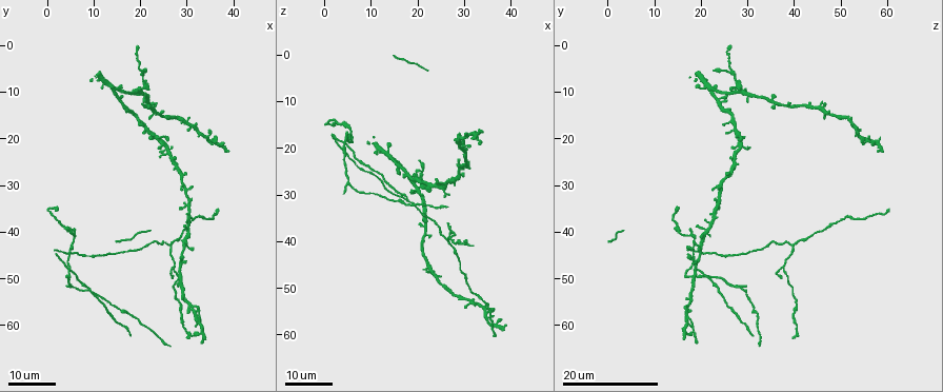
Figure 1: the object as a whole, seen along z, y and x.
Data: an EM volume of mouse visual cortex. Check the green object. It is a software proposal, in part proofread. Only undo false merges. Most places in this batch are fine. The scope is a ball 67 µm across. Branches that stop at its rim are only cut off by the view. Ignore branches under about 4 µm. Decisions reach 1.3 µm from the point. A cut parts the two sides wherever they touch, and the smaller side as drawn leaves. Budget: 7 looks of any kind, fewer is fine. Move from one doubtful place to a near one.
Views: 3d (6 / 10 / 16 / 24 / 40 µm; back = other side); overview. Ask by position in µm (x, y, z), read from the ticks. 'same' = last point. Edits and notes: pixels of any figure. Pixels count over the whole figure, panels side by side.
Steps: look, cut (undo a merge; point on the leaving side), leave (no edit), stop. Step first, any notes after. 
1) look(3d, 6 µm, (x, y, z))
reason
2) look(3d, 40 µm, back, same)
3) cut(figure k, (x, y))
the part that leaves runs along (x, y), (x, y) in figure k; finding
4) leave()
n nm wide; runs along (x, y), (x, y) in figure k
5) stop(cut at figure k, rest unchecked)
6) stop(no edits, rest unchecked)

look(3d, 24 µm, (22.0, 12.5, 37.0))
calibre changes

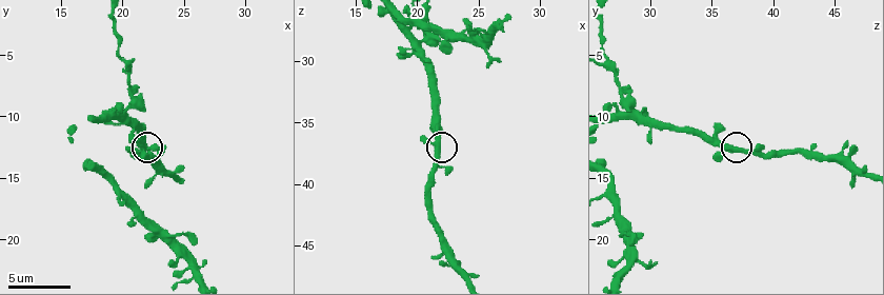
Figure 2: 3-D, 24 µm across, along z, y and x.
look(3d, 6 µm, (21.8, 12.4, 36.4))
closer look

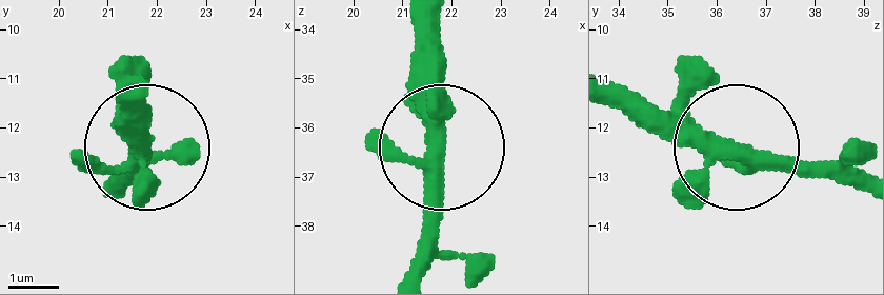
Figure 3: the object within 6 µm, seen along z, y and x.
leave()
4 arms; runs along (866, 173), (689, 148), (615, 110) in figure 3; one neuron here

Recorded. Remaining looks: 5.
look(3d, 24 µm, (27.0, 43.0, 40.0))
a fork

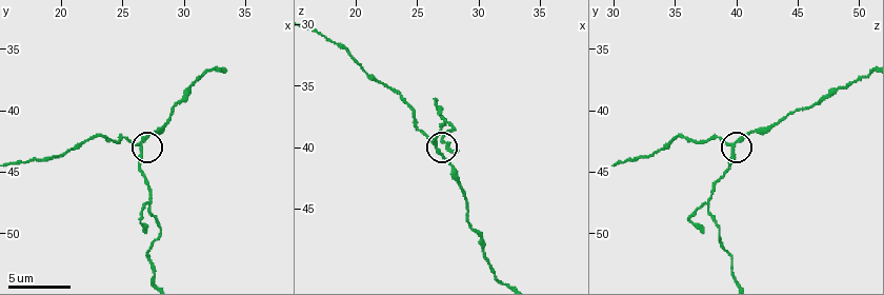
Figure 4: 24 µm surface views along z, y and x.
look(3d, 10 µm, (26.4, 43.0, 39.8))
closer look

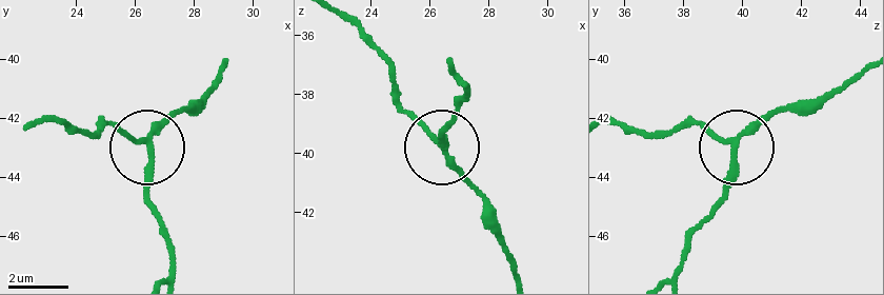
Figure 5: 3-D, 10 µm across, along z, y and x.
cut(figure 5, (144, 191))
180 nm wide; the part that leaves runs along (149, 146), (149, 203), (173, 272) in figure 5; two neurons meet here

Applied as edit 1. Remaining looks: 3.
stop(cut at figure 5, rest unchecked)

